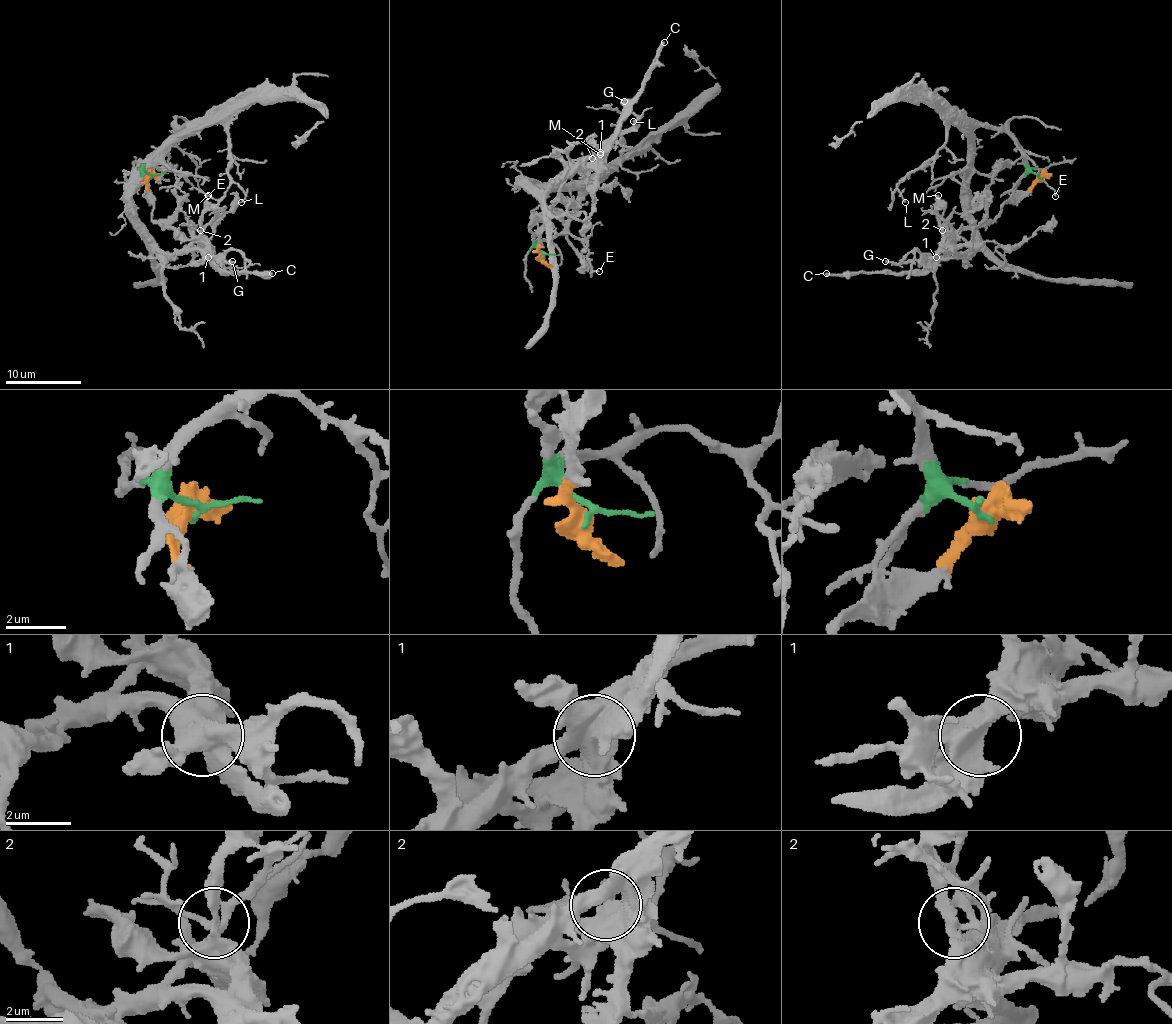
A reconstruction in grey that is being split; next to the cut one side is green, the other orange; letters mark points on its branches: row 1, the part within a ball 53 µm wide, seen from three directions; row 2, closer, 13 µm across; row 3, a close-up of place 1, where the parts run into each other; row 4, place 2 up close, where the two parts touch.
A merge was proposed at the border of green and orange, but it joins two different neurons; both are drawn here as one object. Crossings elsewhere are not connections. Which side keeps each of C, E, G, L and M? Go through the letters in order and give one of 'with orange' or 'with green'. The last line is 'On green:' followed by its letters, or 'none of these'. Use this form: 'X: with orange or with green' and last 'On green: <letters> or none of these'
C: with orange
E: with green
G: with green
L: with green
M: with orange
On green: E, G, L

